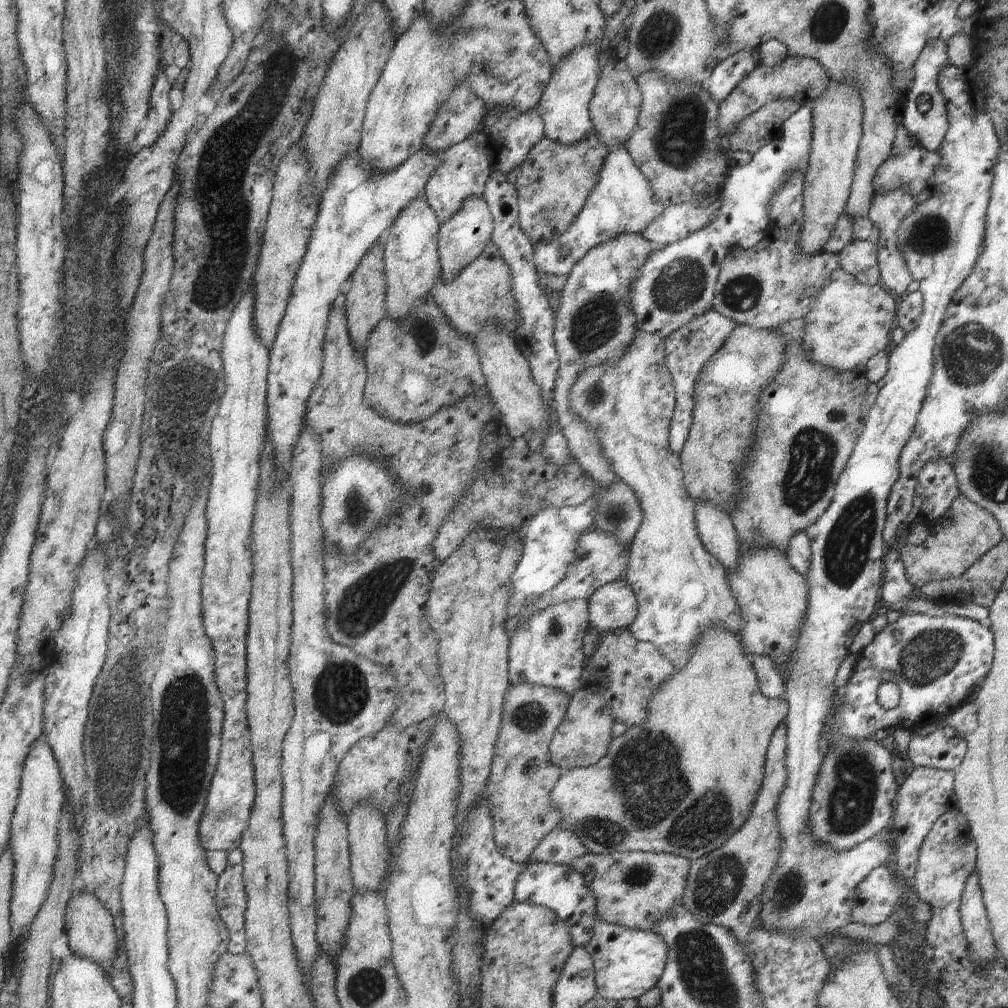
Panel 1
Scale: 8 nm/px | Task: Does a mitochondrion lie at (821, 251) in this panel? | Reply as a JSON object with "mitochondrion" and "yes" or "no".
{"mitochondrion":"no"}

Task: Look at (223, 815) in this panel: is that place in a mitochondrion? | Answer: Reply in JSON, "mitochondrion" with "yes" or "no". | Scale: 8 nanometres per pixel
{"mitochondrion":"yes"}

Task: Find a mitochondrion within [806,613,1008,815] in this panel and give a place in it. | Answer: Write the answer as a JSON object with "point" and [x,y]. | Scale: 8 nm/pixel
{"point":[931,655]}

